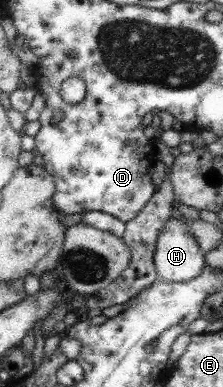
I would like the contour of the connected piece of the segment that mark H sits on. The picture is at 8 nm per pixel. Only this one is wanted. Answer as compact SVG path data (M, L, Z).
M166 219L158 234L153 263L161 282L186 282L201 275L205 262L184 220Z

